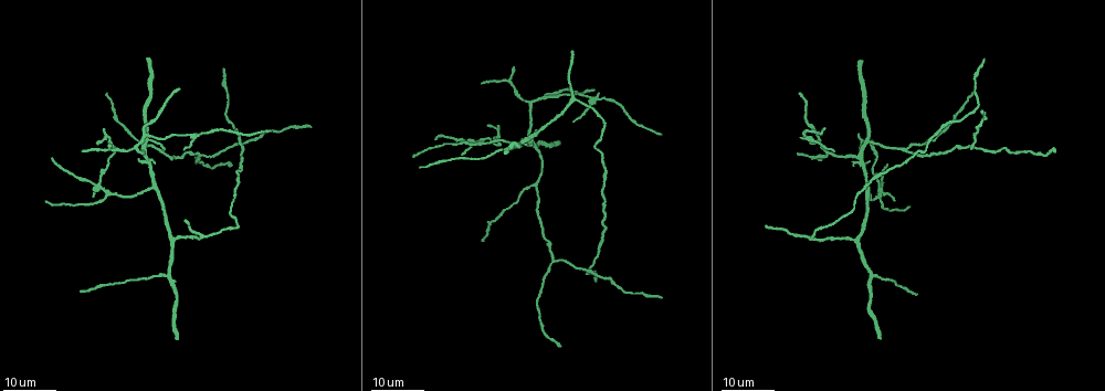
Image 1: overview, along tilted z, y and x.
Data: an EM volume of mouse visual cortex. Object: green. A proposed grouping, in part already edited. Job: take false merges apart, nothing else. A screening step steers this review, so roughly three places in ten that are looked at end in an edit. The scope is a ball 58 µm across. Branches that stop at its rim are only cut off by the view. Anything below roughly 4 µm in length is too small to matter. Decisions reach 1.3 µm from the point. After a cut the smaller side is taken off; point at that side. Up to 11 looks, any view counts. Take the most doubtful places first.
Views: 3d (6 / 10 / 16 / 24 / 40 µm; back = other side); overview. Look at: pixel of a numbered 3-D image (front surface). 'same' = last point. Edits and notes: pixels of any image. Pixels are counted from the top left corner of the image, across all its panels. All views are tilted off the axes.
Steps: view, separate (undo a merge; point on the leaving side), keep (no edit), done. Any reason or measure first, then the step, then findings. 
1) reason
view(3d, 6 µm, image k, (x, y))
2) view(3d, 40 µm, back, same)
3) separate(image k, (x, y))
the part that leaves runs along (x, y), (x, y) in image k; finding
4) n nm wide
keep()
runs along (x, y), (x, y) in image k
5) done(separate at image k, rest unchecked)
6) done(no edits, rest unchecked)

four or more arms meet
view(3d, 24 µm, image 1, (150, 190))

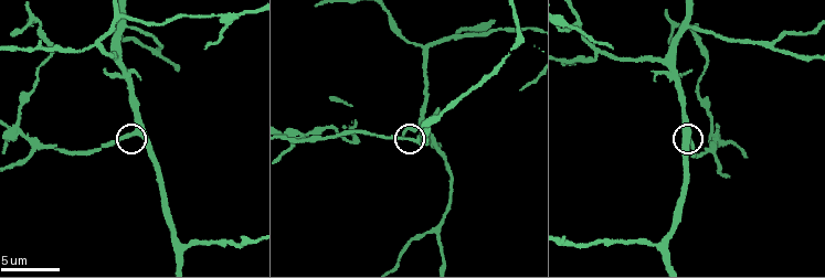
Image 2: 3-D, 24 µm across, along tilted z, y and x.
view(3d, 10 µm, image 2, (136, 133))

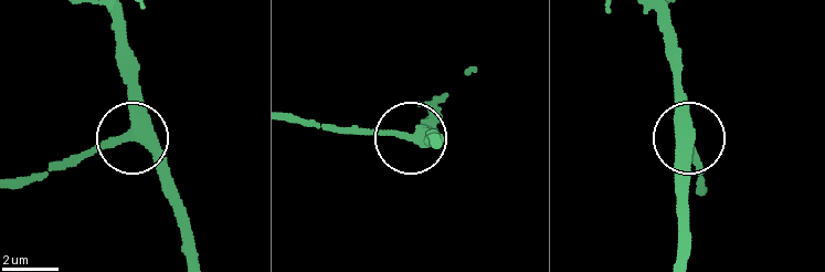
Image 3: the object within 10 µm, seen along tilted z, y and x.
4 arms
keep()
runs along (194, 259), (186, 209), (140, 146), (126, 138), (51, 160) in image 3; one cell here

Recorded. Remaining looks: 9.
three-way junction
view(3d, 10 µm, image 2, (713, 129))

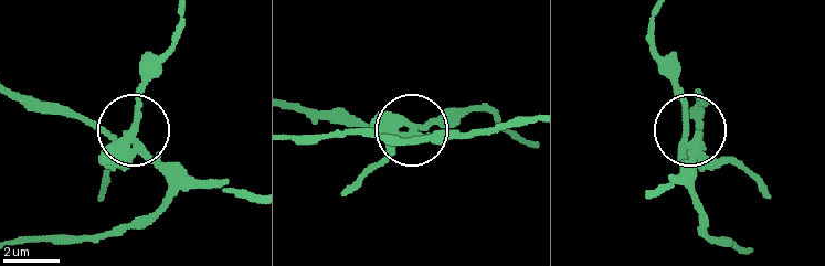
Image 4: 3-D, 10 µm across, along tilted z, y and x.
3 arms
separate(image 4, (372, 165))
the part that leaves runs along (129, 148), (141, 86), (169, 49), (182, 13) in image 4; a second cell is stuck on

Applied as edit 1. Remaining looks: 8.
redraw
view(overview)

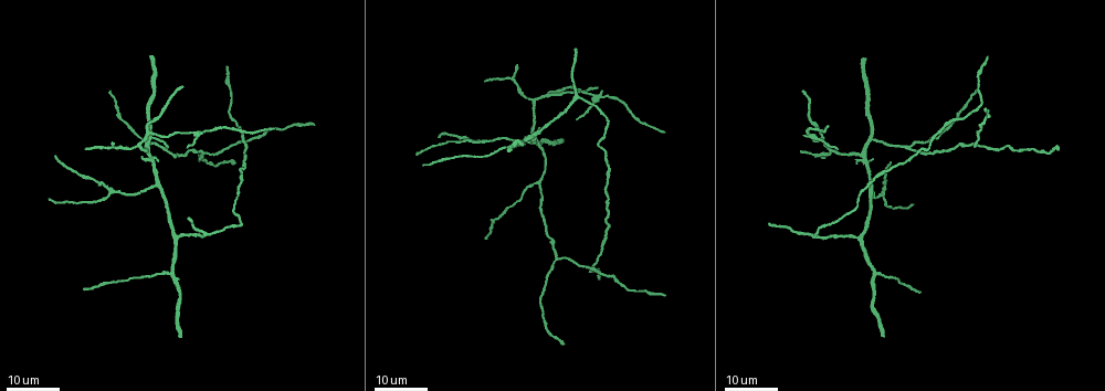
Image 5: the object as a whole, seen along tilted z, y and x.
view(3d, 24 µm, image 5, (559, 258))

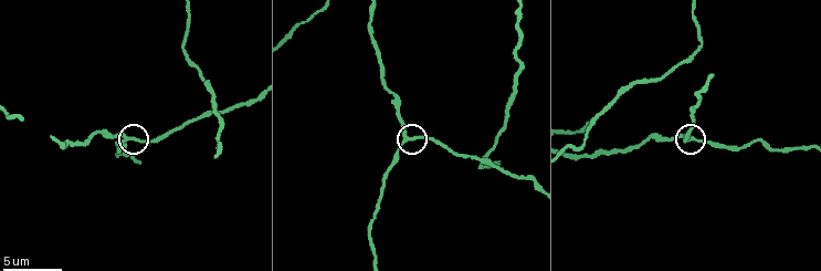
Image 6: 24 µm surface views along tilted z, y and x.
view(3d, 6 µm, image 6, (691, 138))

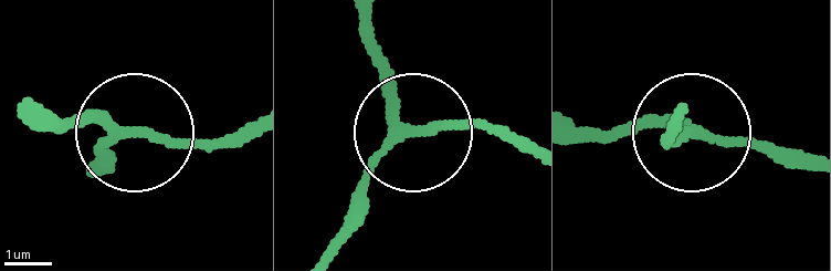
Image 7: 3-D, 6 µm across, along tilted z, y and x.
side arm 21 µm; 3 arms
keep()
continuous, no second cell

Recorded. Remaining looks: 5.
a fork
view(3d, 16 µm, image 2, (93, 44))

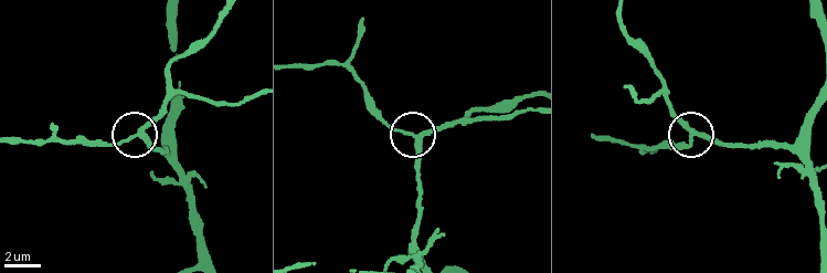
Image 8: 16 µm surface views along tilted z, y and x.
view(3d, 6 µm, image 8, (692, 134))

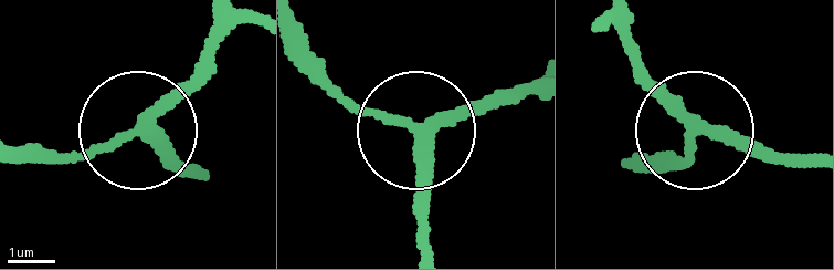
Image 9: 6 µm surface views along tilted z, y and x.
3 arms
keep()
runs along (419, 249), (428, 156), (419, 133), (344, 101), (296, 62) in image 9; all the same cell

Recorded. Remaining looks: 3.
view(3d, 16 µm, image 2, (230, 13))

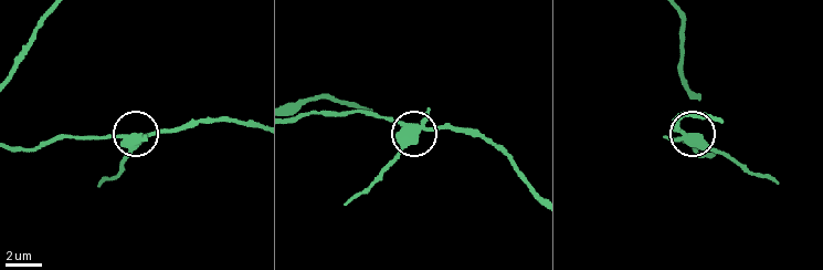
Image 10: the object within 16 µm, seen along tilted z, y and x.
410 nm wide
separate(image 10, (132, 149))
the part that leaves runs along (137, 137), (118, 173), (99, 186) in image 10; a second cell is stuck on

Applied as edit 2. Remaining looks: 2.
done(separate at image 4, separate at image 10, rest unchecked)

